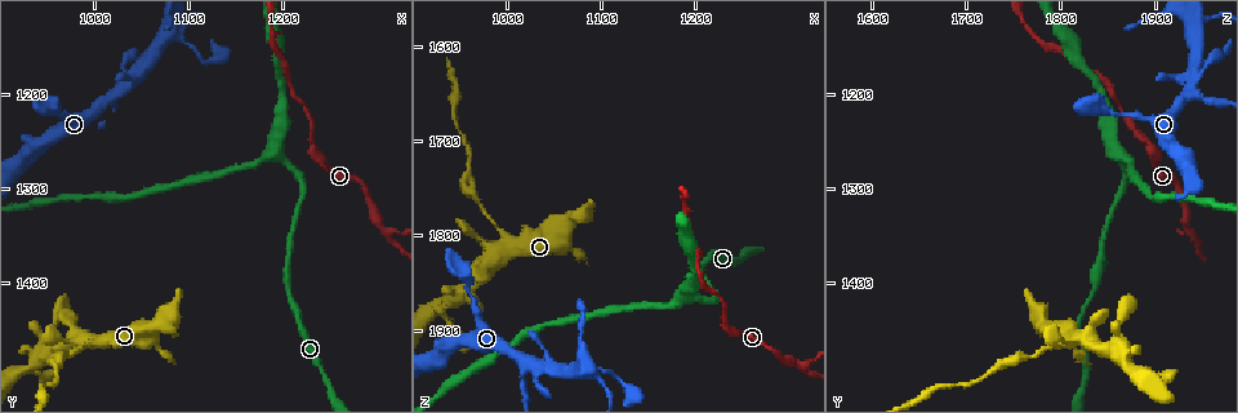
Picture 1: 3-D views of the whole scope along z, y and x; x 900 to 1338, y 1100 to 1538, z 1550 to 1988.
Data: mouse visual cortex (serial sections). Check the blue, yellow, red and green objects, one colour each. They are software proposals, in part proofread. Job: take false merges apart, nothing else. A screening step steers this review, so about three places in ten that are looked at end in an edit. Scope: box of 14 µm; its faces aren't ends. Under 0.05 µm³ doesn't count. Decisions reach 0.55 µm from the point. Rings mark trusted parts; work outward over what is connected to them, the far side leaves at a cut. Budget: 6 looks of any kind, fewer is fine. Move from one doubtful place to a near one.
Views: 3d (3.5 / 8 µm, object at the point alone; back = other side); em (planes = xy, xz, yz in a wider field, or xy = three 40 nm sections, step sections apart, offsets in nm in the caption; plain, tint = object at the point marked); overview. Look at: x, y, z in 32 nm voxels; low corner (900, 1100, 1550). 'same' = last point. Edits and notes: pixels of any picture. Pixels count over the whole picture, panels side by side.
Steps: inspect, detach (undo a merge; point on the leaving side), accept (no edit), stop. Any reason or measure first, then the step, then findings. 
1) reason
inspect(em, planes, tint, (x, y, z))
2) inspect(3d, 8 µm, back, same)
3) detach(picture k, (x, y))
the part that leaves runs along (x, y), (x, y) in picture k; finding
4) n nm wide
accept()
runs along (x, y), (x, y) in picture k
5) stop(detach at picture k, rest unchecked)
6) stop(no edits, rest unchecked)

three arms meet
inspect(3d, 8 µm, (1310, 1345, 1935))

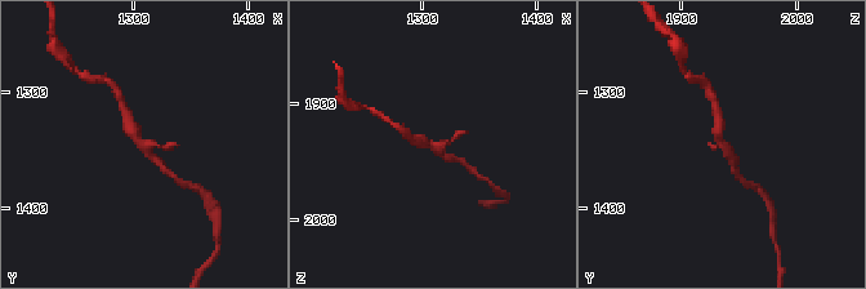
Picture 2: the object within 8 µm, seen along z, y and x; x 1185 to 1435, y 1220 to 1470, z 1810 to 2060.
now the EM
inspect(em, xy, step 3, tint, (1312, 1346, 1936))

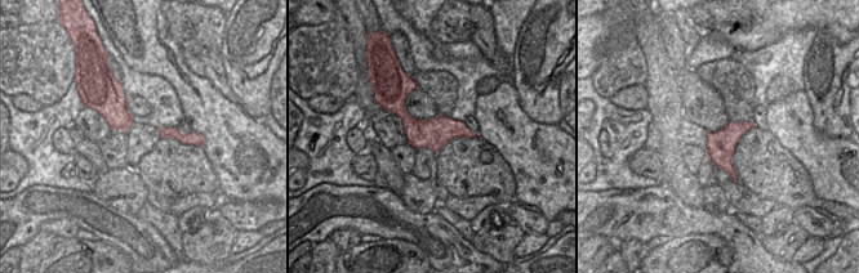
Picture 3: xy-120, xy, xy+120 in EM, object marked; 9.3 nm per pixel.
accept()
runs along (404, 86), (400, 111), (419, 130), (470, 134) in picture 3; all the same cell

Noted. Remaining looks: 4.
three-way junction
inspect(3d, 8 µm, (1000, 1465, 1800))

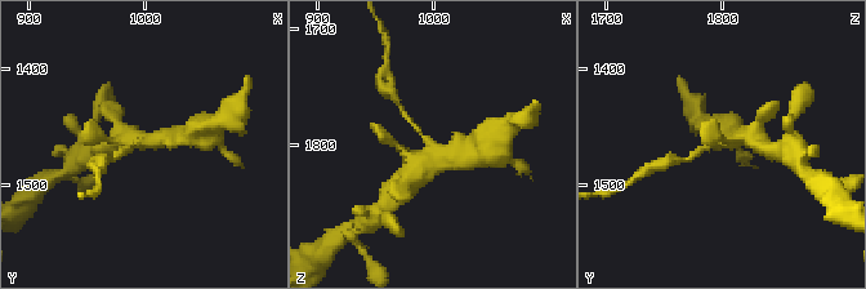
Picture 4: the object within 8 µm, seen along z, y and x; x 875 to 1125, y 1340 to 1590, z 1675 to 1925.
inspect(em, xy, step 3, tint, (998, 1462, 1802))

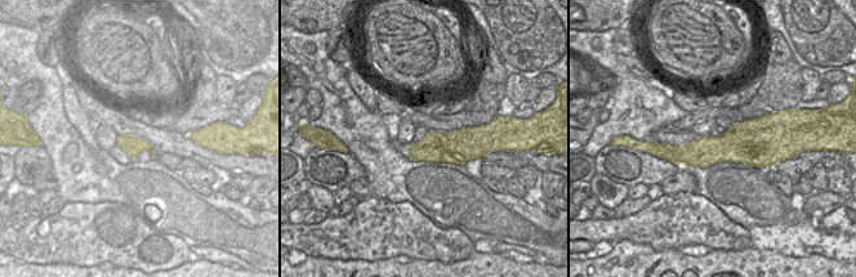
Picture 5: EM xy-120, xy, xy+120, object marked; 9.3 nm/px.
300 nm wide
detach(picture 4, (700, 149))
the part that leaves runs along (713, 145), (692, 158), (673, 161) in picture 4; two cells meet here

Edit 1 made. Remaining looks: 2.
stop(detach at picture 4, rest unchecked)

